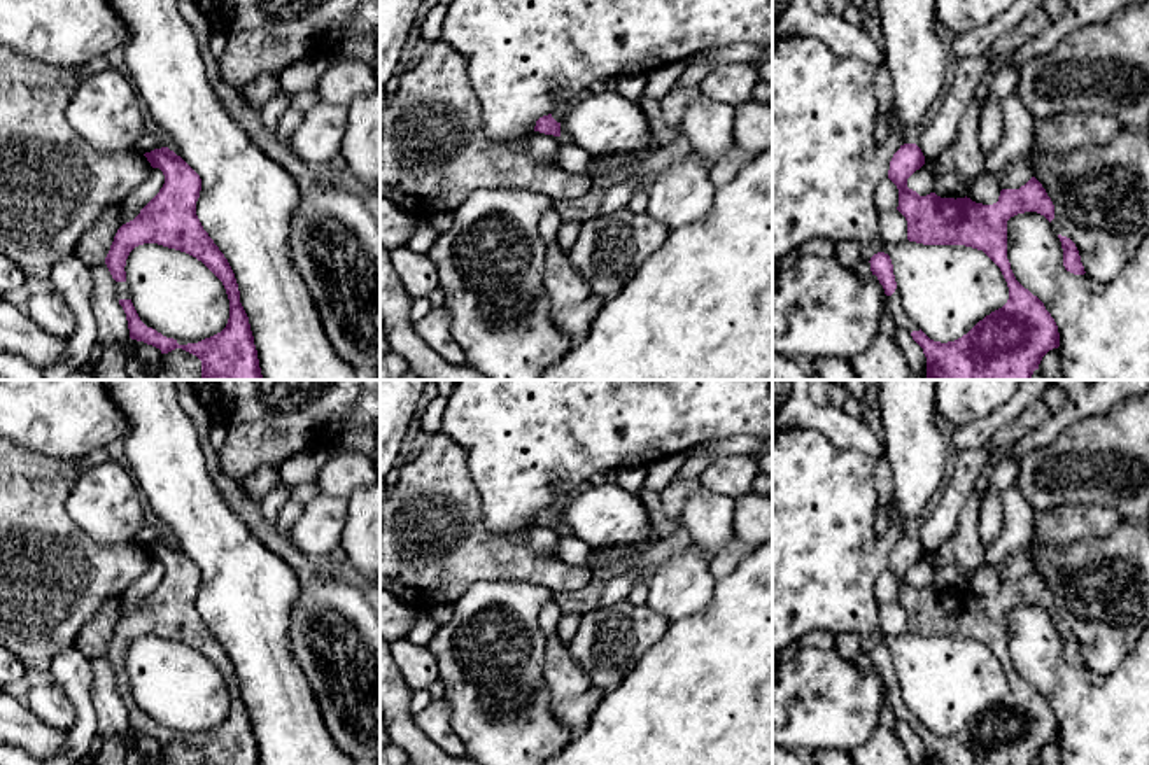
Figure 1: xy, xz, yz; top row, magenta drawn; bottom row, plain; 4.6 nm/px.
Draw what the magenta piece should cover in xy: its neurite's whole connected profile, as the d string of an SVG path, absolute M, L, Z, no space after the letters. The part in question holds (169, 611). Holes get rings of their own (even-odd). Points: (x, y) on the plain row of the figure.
M168 539L154 541L144 548L152 560L163 564L165 576L133 613L117 621L105 649L116 672L116 688L126 705L130 730L152 737L161 746L182 740L201 753L201 765L261 765L235 665L196 607L201 583L200 567ZM144 635L186 644L201 653L222 674L229 691L229 711L221 725L186 735L163 728L138 709L130 691L124 658L130 644Z

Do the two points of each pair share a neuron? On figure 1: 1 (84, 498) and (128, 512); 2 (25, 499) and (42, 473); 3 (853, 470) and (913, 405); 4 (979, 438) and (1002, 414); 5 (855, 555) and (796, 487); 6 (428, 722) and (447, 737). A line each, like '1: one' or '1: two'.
1: one
2: one
3: two
4: one
5: one
6: one

